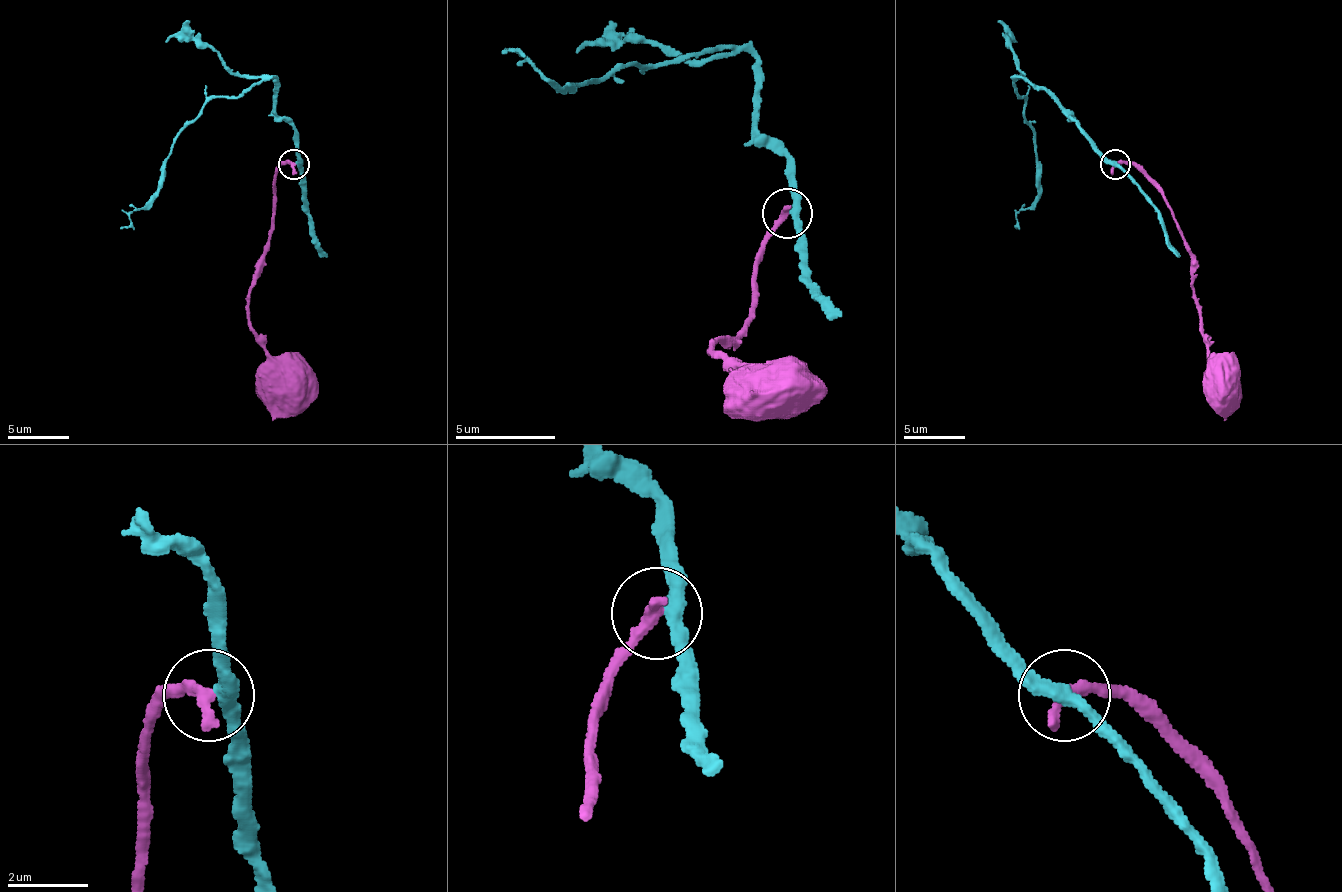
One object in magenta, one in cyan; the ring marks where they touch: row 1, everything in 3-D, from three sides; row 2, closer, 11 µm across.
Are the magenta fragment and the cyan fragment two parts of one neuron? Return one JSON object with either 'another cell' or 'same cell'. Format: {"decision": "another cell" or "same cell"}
{"decision": "another cell"}

